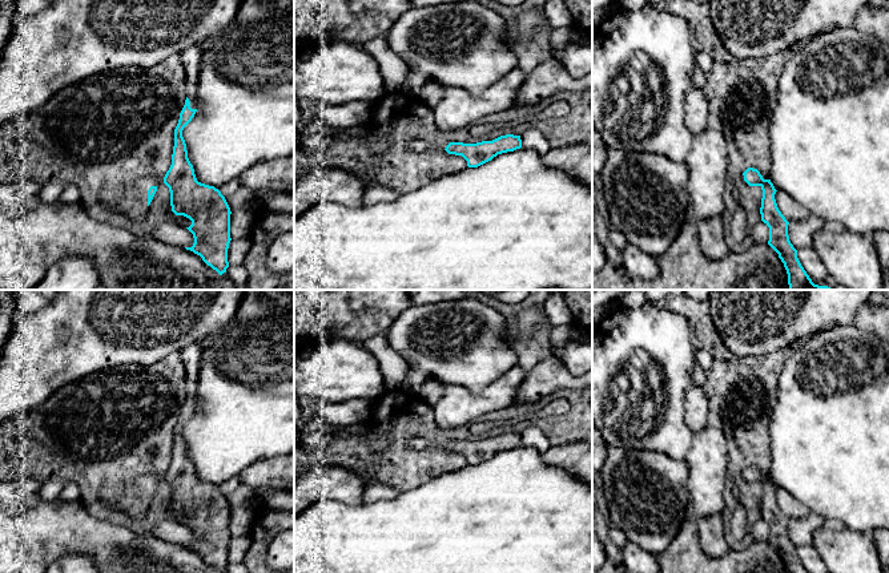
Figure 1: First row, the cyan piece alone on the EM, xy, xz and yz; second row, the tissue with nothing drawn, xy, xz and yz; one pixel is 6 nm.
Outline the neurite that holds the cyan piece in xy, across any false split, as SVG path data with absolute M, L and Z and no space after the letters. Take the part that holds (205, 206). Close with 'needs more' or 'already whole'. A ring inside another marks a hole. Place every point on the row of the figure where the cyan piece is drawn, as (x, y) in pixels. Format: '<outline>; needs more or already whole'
M189 47L178 56L186 72L186 100L174 129L172 165L164 177L164 183L170 191L172 211L192 221L186 229L193 234L194 243L185 249L200 255L208 266L222 275L229 267L232 211L218 189L197 181L182 137L184 128L198 109L197 86L202 48Z; needs more

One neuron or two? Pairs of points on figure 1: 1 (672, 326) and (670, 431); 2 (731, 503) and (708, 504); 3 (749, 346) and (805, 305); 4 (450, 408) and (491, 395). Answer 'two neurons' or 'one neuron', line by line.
1: one neuron
2: two neurons
3: one neuron
4: one neuron

